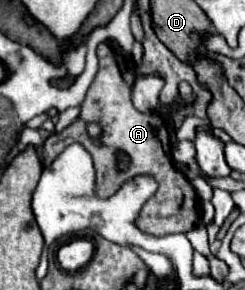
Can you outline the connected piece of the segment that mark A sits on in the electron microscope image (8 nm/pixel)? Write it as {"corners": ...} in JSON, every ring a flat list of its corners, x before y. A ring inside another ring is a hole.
{"corners":[[101,43,97,47,97,57,99,57,99,71,95,81,91,83,85,101,81,103,81,113,79,117,65,127,61,133,49,135,47,141,43,143,43,161,45,165,51,165,57,155,71,143,81,143,93,157,95,165,95,195,97,197,109,197,113,195,123,181,129,177,147,173,153,175,159,183,159,191,151,195,137,219,137,225,145,229,147,233,161,235,161,233,185,233,189,231,195,221,199,219,197,211,197,195,187,177,173,167,171,163,171,141,169,133,165,131,163,119,157,113,139,113,133,103,131,103,131,87,133,87,133,73,127,69,123,59,117,59,115,51,107,45],[89,123,99,123,101,127,101,137,95,141,87,133],[117,151,125,153,129,163,127,169,117,169]]}

